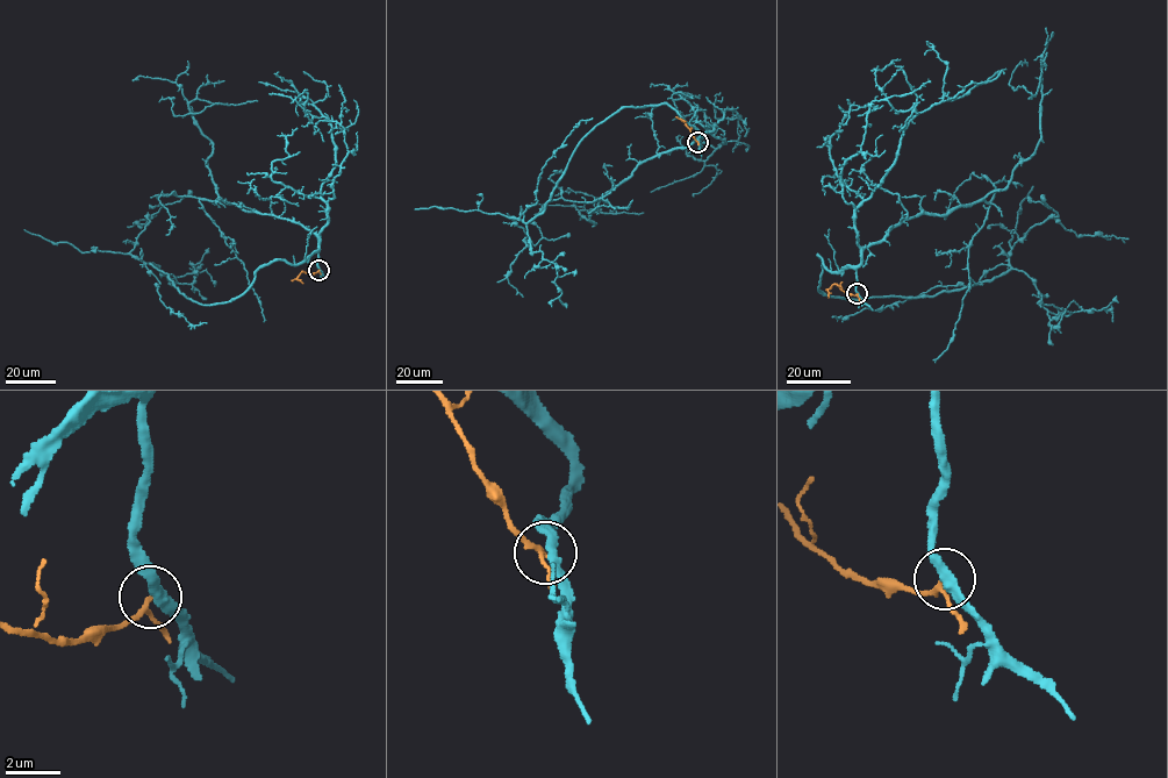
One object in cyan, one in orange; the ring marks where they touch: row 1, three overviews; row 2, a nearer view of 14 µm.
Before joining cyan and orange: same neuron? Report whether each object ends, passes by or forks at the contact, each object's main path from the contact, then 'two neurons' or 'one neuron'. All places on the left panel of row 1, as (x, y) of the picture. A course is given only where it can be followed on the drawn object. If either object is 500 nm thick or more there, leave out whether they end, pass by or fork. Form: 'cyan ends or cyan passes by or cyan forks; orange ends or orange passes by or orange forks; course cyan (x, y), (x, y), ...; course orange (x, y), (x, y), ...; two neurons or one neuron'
cyan passes by; orange passes by; course cyan (319, 270), (317, 251), (272, 261), (241, 294), (203, 305), (145, 263), (164, 304), (206, 322); course orange (319, 270), (310, 275), (301, 272), (296, 278), (303, 283); two neurons

